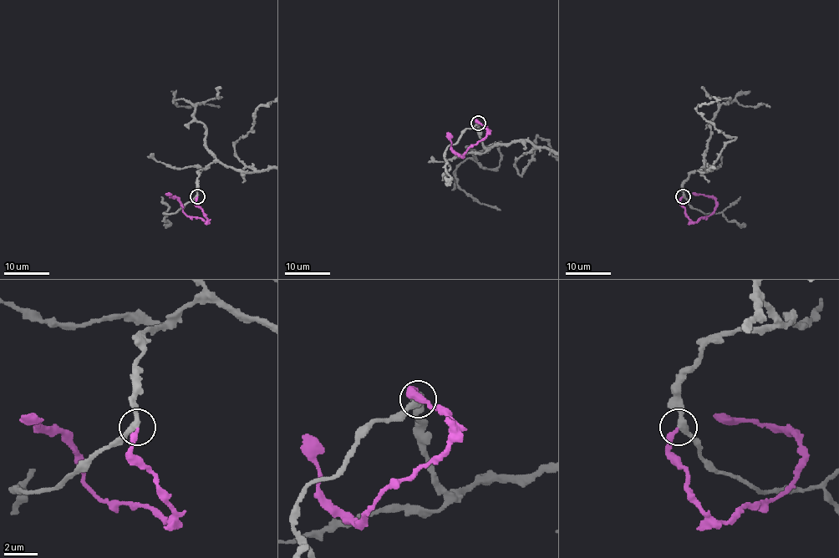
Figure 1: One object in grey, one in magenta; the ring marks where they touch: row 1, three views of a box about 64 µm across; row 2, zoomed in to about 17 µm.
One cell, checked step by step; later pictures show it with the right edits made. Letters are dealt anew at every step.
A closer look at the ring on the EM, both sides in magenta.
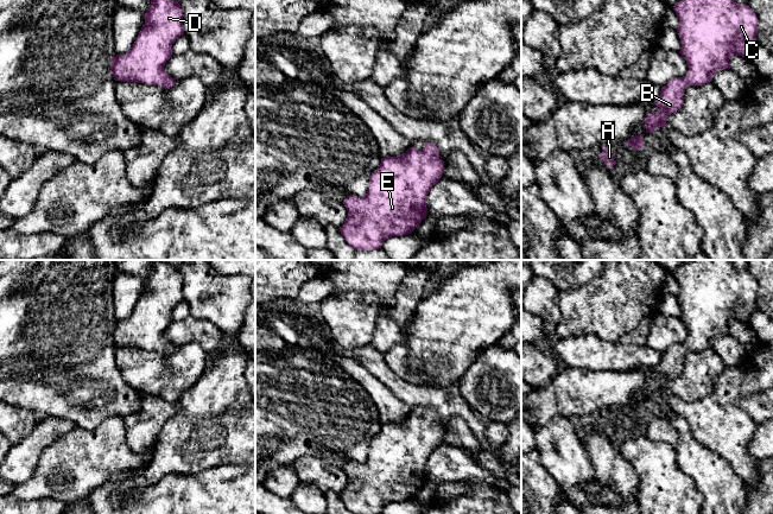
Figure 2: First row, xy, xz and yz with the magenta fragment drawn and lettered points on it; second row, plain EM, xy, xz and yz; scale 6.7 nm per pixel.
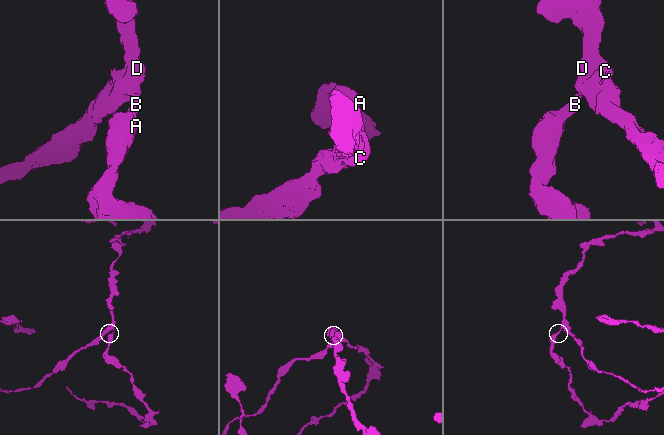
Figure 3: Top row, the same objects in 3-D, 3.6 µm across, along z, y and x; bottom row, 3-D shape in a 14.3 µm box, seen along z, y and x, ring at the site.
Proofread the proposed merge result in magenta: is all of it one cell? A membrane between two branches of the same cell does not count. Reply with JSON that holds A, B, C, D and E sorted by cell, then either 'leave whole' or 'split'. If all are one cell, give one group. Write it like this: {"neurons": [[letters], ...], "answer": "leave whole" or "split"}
{"neurons": [["A", "B", "C", "D", "E"]], "answer": "leave whole"}

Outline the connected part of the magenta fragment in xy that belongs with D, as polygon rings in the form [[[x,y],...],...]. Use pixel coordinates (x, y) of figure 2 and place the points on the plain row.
[[[151,260],[151,273],[144,280],[145,290],[133,312],[126,319],[112,323],[114,345],[172,354],[176,347],[164,332],[173,321],[173,307],[184,300],[183,283],[178,267]]]

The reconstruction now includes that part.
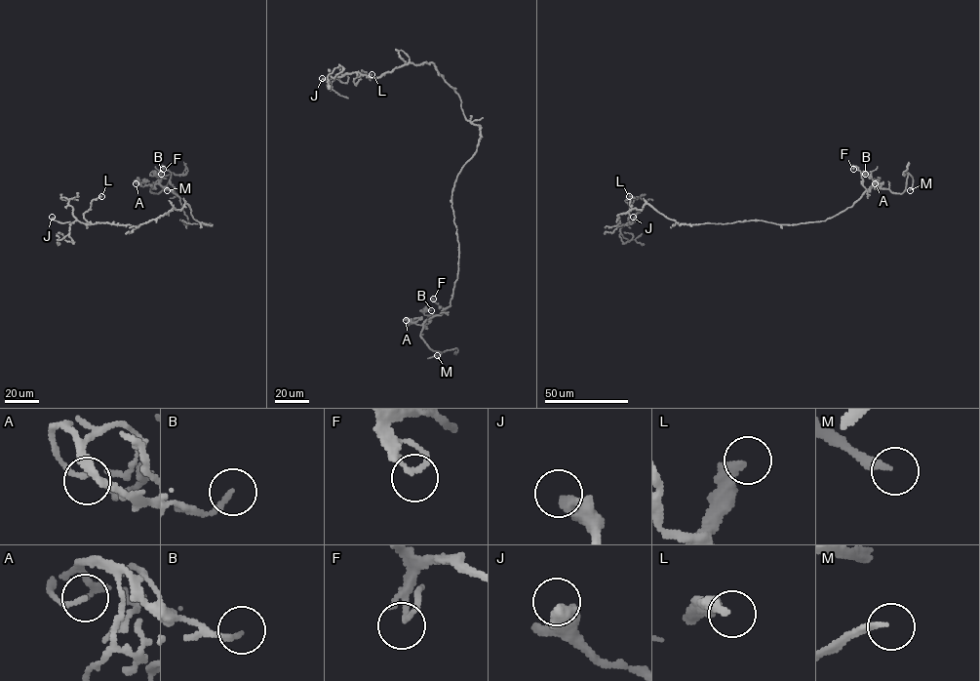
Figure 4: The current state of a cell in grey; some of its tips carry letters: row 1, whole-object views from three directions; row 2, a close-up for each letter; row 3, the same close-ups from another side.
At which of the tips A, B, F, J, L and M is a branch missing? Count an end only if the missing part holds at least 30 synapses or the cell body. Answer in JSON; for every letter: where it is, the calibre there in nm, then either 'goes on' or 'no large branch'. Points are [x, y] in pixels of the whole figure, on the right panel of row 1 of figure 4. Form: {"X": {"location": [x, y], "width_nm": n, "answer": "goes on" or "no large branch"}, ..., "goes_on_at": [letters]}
{"A": {"location": [875, 183], "width_nm": 150, "answer": "no large branch"}, "B": {"location": [865, 174], "width_nm": 150, "answer": "no large branch"}, "F": {"location": [853, 169], "width_nm": 130, "answer": "no large branch"}, "J": {"location": [633, 217], "width_nm": 440, "answer": "no large branch"}, "L": {"location": [629, 196], "width_nm": 360, "answer": "no large branch"}, "M": {"location": [910, 190], "width_nm": 200, "answer": "goes on"}, "goes_on_at": ["M"]}

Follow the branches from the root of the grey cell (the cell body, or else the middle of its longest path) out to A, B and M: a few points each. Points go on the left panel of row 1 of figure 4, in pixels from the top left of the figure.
A: (200, 223), (181, 220), (183, 223), (188, 220), (174, 192), (158, 184), (152, 187), (135, 180), (136, 183)
B: (200, 223), (181, 220), (183, 223), (188, 220), (180, 198), (159, 183), (160, 176), (154, 175), (161, 174)
M: (200, 223), (183, 223), (174, 192), (158, 184), (150, 191), (170, 174), (158, 180), (167, 190)

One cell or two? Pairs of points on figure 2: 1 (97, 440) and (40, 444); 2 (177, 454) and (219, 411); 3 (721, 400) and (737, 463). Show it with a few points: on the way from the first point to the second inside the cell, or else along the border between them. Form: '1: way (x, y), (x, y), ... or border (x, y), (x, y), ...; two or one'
1: border (75, 426), (51, 443), (43, 451), (36, 465); two
2: way (188, 443), (209, 422); one
3: way (721, 416), (721, 425), (727, 431), (734, 448); one

